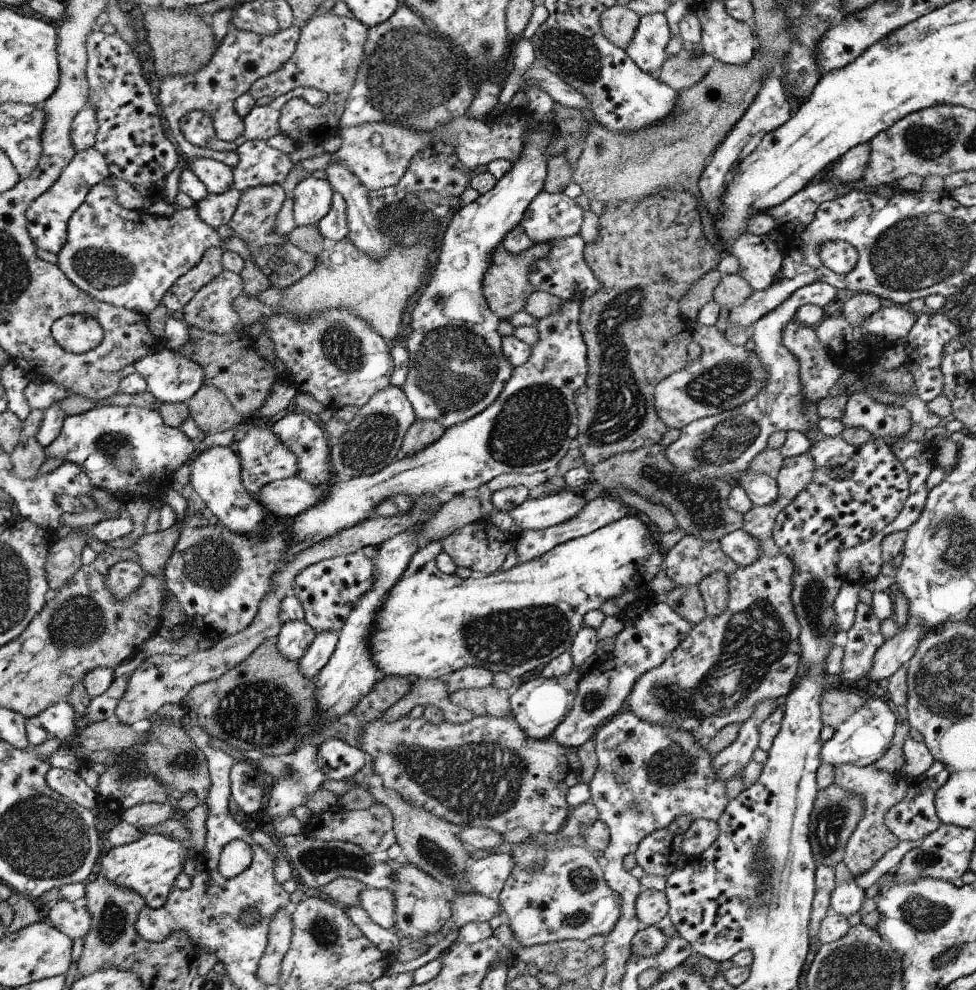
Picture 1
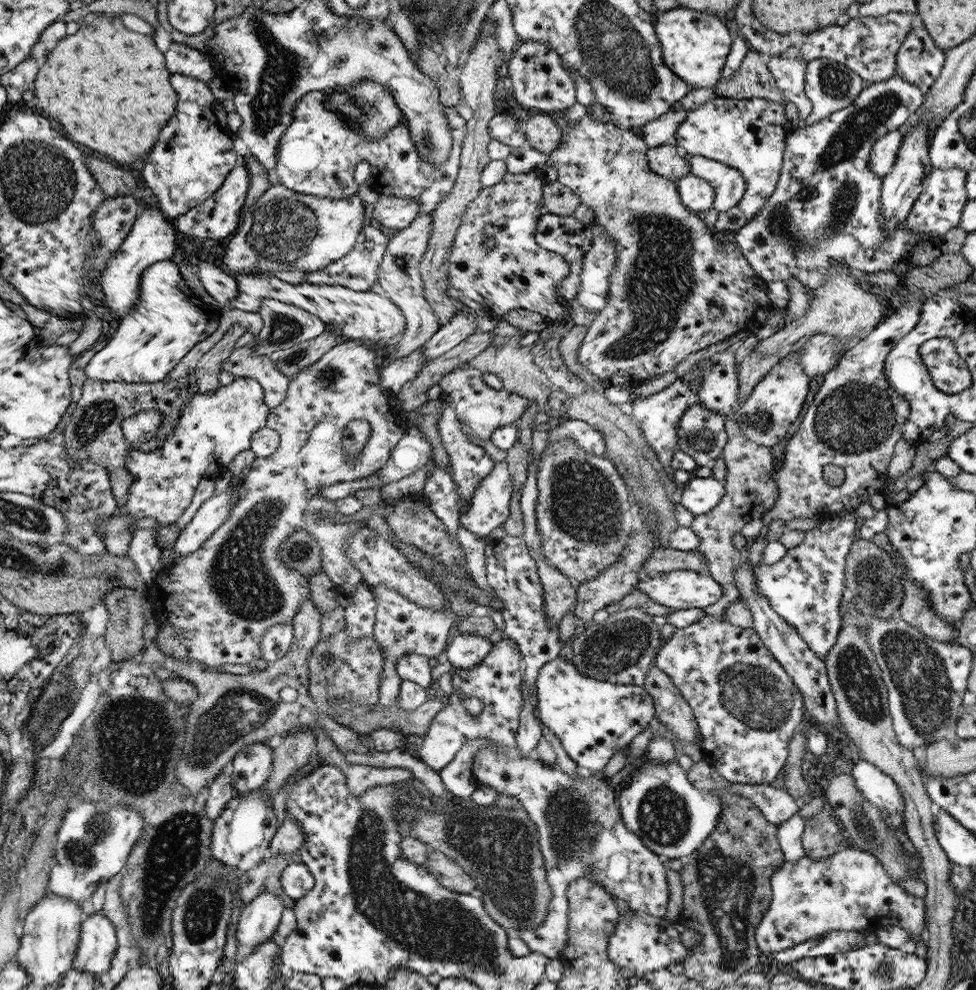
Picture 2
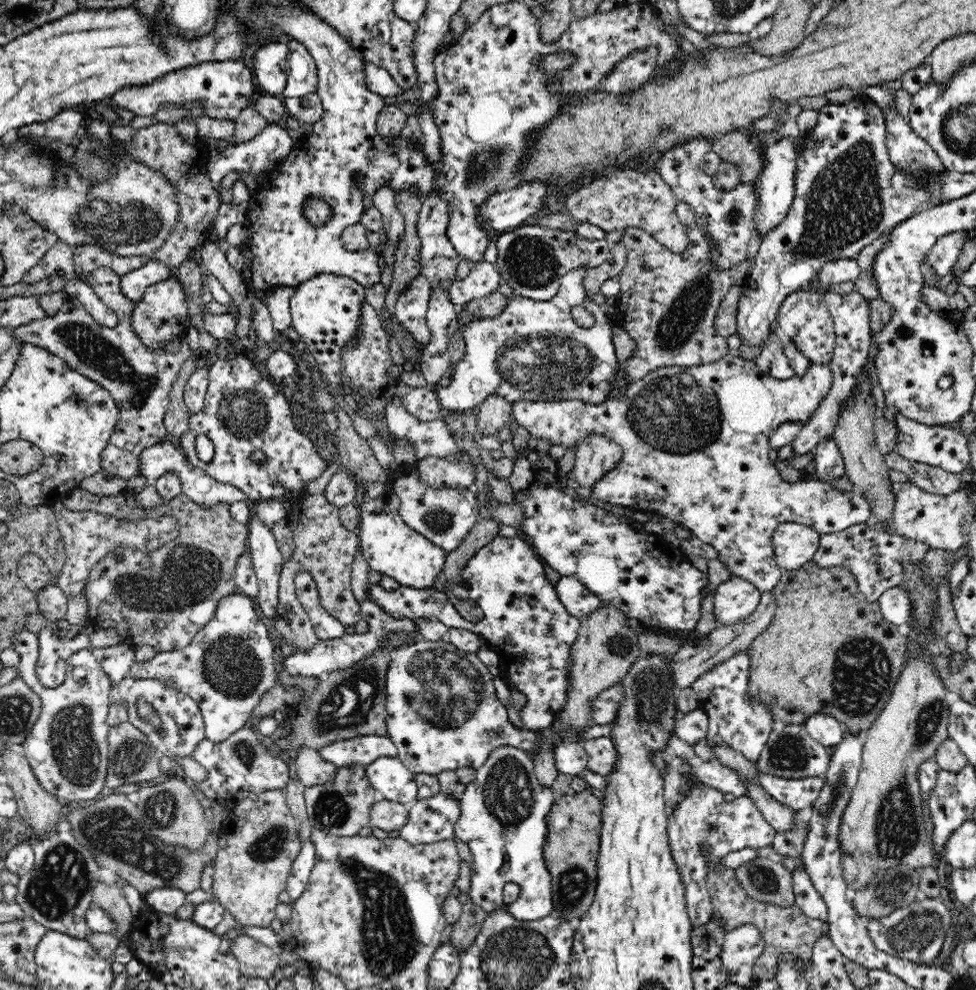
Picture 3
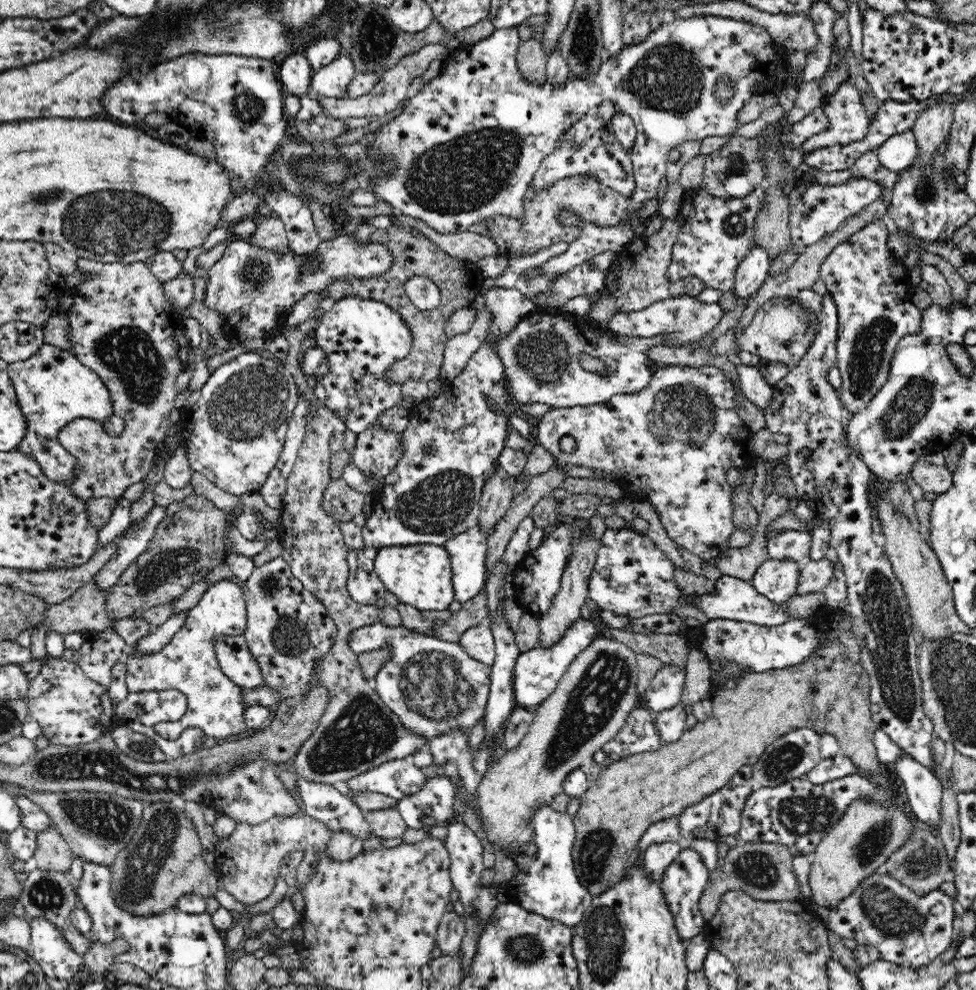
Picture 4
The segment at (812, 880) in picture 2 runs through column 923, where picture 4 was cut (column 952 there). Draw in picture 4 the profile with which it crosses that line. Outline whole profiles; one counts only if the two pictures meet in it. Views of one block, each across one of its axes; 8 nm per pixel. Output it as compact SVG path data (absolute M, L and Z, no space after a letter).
M883 869L866 877L850 896L830 908L826 928L842 938L852 938L858 945L874 946L885 961L900 966L928 966L950 948L955 935L954 899L939 888L926 895L916 894L888 875Z

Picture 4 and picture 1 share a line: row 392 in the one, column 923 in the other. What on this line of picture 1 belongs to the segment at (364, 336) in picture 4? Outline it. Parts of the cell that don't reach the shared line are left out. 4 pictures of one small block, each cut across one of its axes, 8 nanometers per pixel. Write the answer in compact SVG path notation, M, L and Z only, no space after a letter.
M921 314L916 316L915 323L907 334L907 369L913 376L915 393L925 403L940 395L943 387L943 374L940 370L940 361L945 344L952 341L960 334L959 326L956 326L943 314Z

